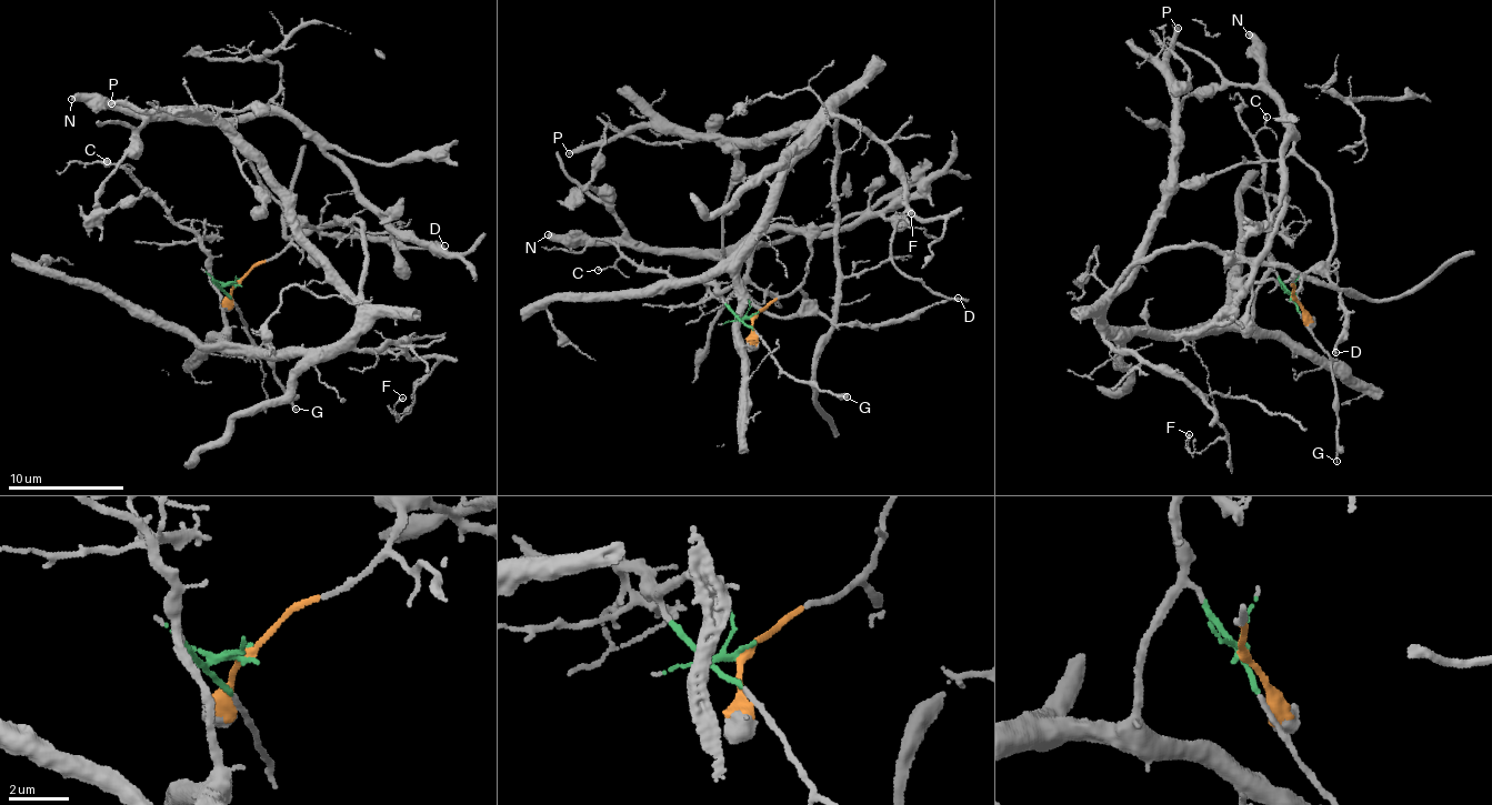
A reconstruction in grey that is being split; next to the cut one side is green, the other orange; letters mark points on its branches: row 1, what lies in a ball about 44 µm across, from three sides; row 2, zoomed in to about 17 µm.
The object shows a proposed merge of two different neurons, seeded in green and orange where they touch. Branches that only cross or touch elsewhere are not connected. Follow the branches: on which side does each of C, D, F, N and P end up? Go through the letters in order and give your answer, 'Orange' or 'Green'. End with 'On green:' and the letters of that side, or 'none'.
C: Green
D: Orange
F: Green
N: Orange
P: Green
On green: C, F, P

